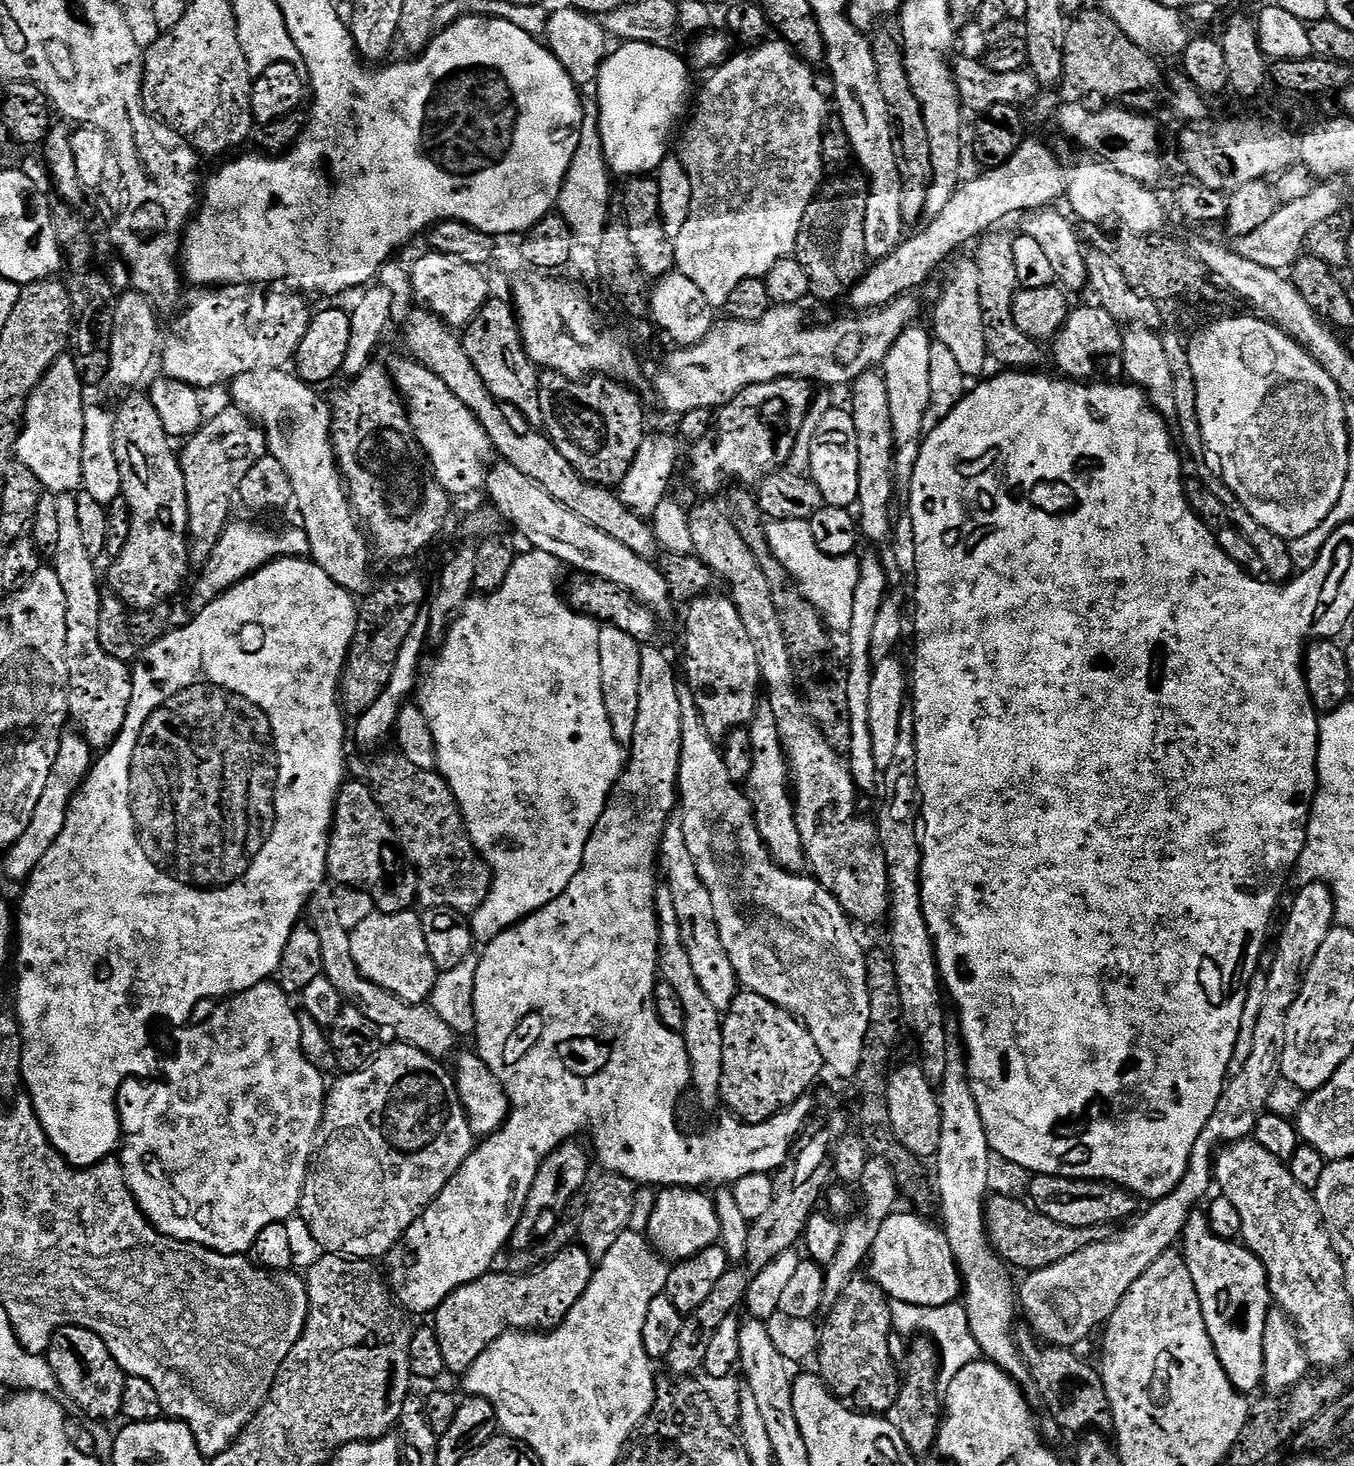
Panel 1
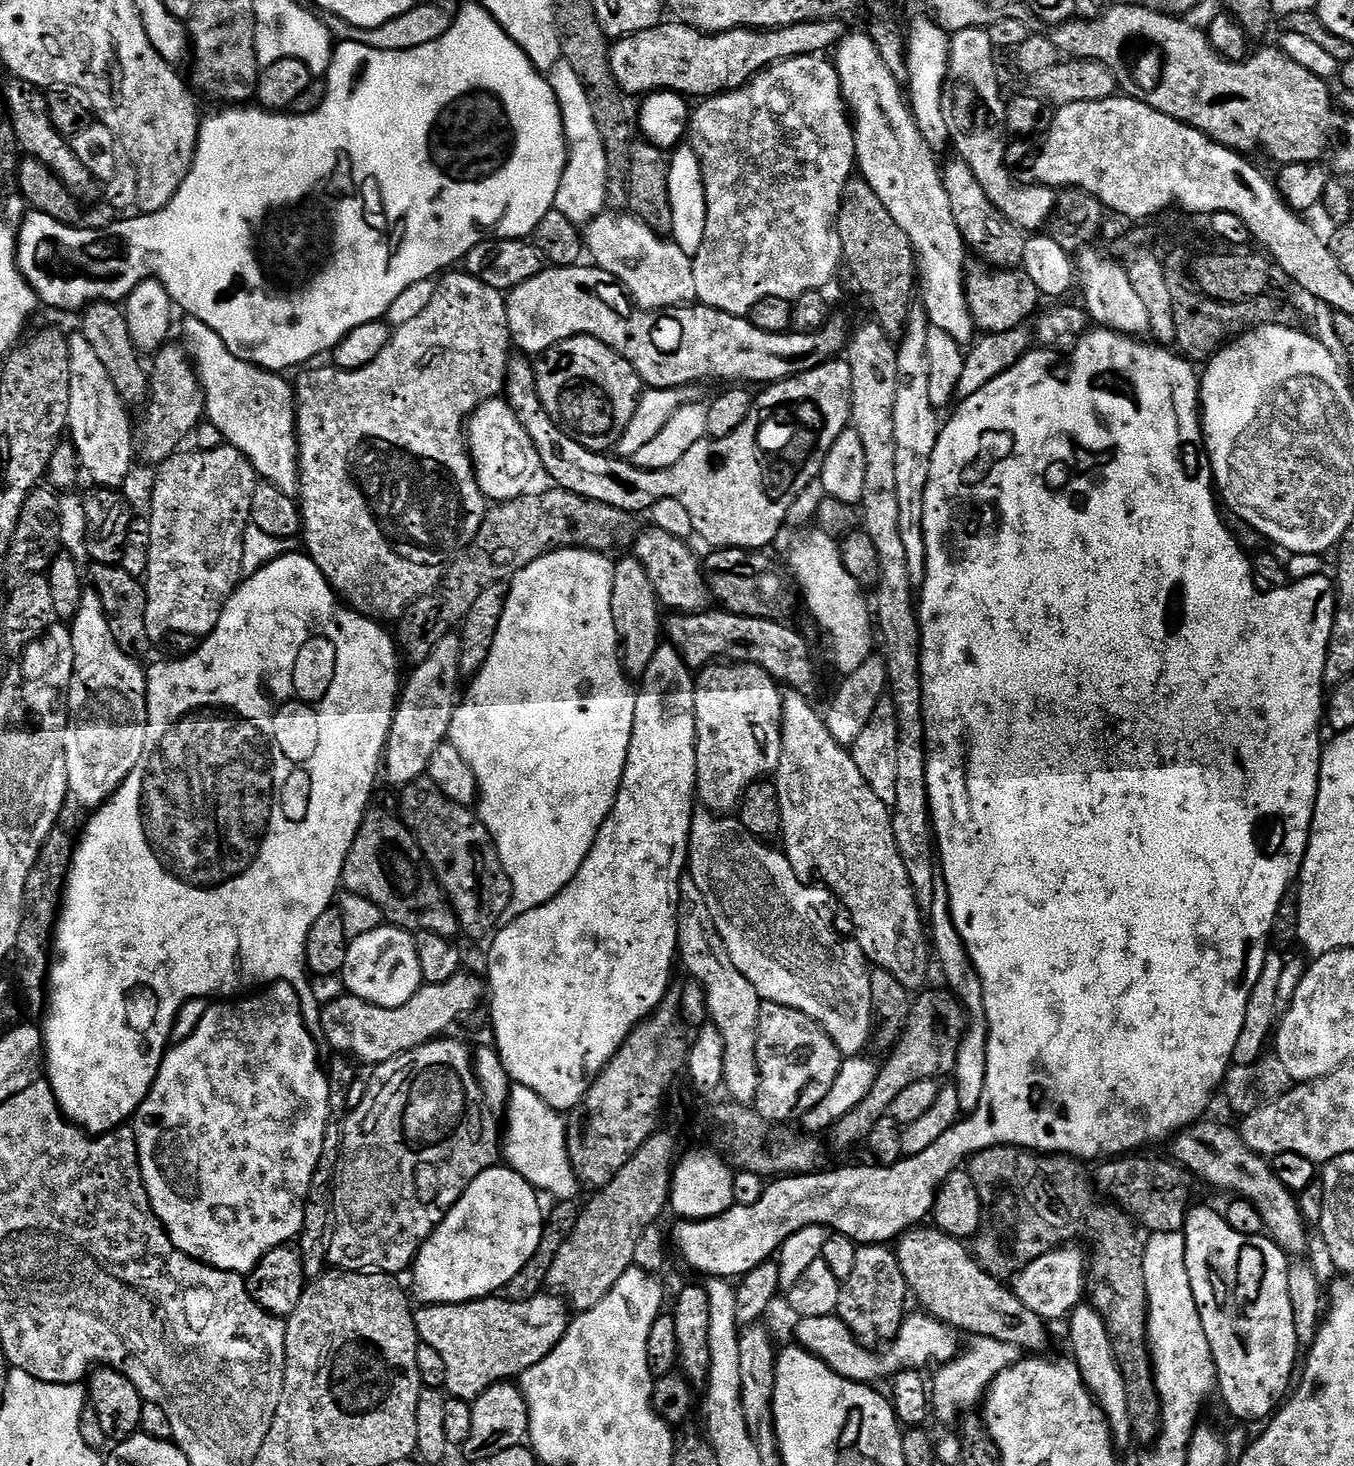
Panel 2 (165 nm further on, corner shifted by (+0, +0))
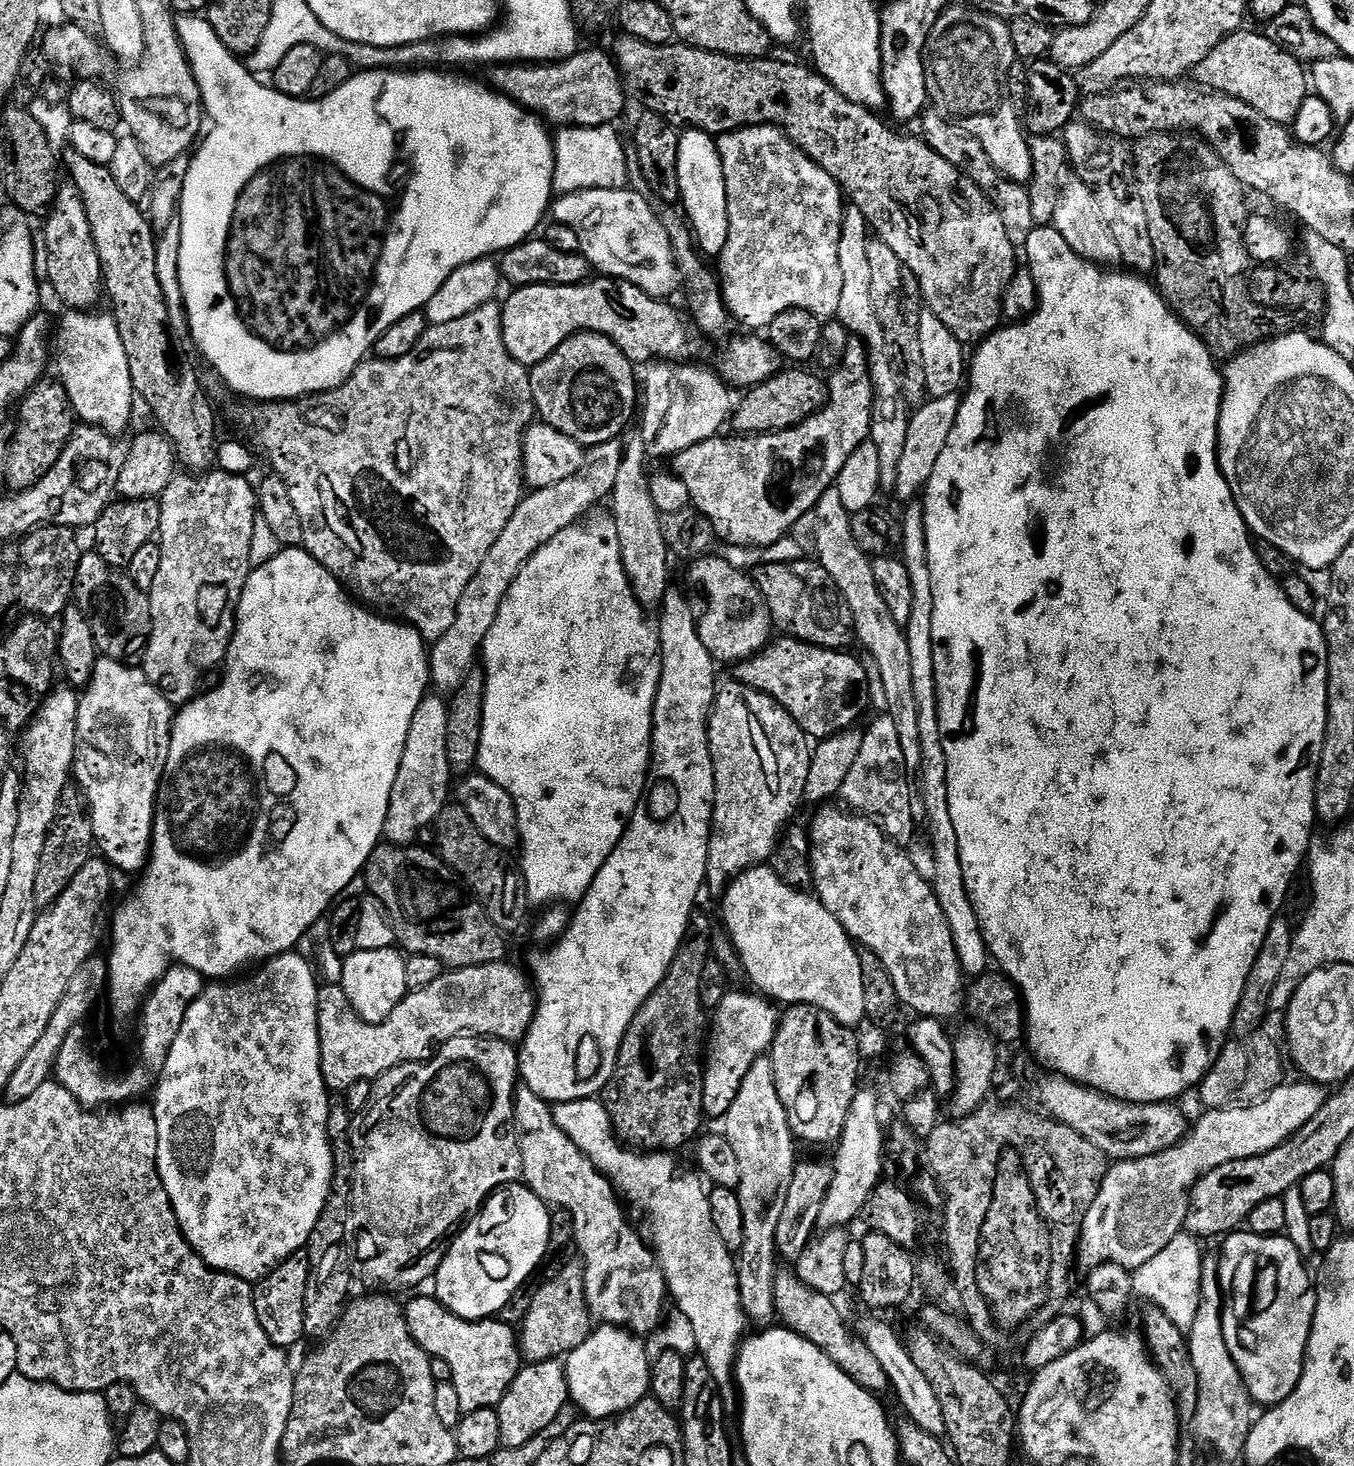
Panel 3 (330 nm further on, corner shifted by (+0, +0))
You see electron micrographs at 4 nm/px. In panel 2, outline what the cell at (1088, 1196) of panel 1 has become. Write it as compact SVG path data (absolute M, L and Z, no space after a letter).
M1125 1154L1105 1159L1099 1165L1101 1168L1094 1172L1095 1187L1104 1191L1108 1195L1105 1197L1127 1212L1137 1225L1148 1227L1149 1233L1180 1232L1193 1203L1193 1177L1171 1159L1151 1160L1144 1155L1148 1154Z

